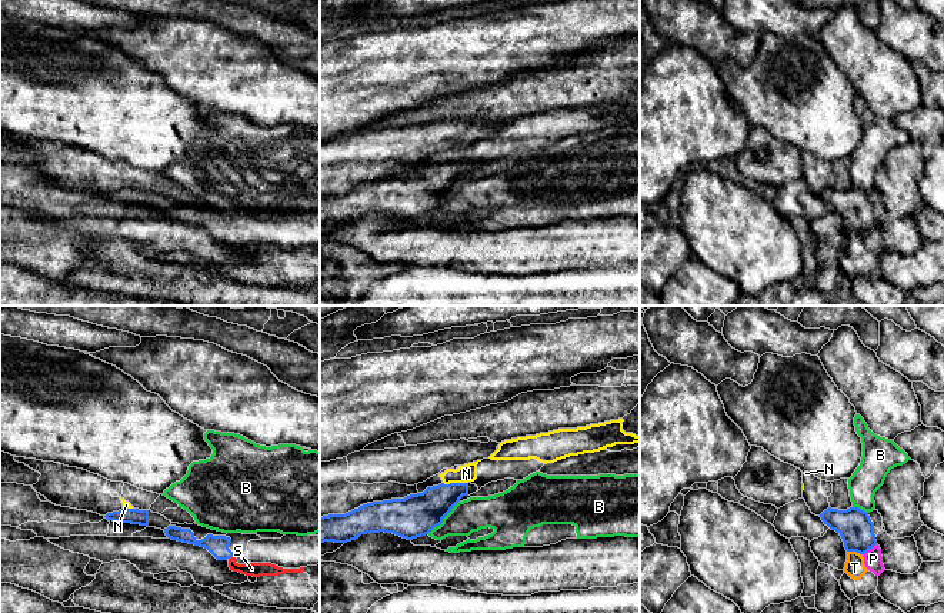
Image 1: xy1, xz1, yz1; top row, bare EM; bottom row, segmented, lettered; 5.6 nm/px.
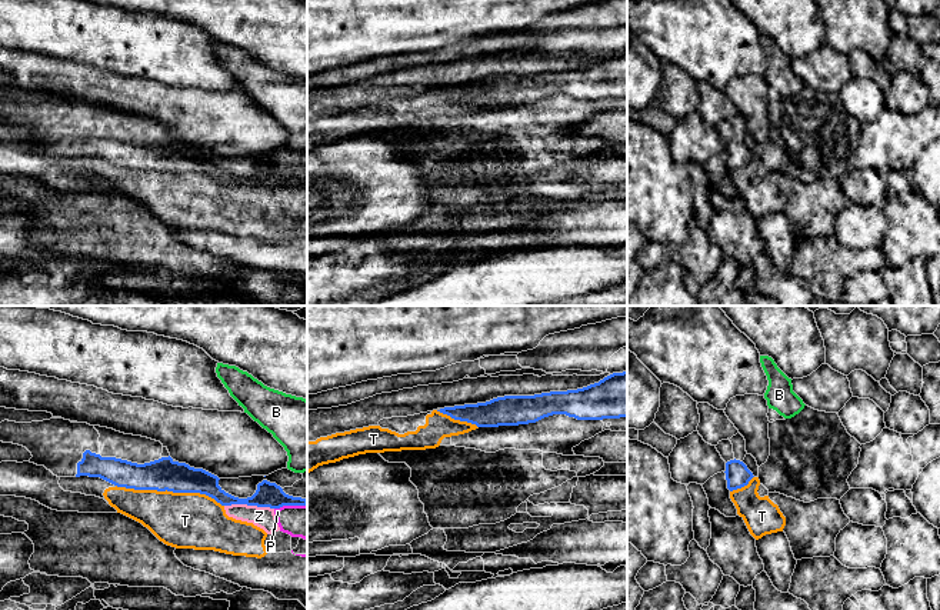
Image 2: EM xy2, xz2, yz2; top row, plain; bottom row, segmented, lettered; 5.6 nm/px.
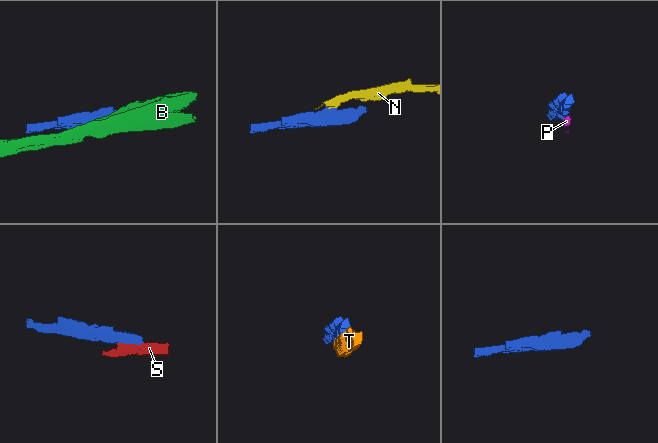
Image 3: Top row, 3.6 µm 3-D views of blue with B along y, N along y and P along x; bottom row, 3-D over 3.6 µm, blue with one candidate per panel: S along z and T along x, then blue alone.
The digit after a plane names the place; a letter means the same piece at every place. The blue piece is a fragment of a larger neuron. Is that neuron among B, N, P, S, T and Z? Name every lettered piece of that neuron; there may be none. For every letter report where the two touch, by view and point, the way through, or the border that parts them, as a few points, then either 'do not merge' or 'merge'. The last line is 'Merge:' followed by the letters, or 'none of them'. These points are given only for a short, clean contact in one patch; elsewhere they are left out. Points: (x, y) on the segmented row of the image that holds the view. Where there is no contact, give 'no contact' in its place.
B: meets blue in xz1 at (443, 517); do not merge
N: meets blue in xz1 at (456, 483); border along xz1 (443, 482), (467, 483); do not merge
P: meets blue in yz1 at (869, 549); border along yz1 (876, 543), (863, 555); do not merge
S: meets blue in xy1 at (230, 557); border along xy1 (233, 556), (229, 559); do not merge
T: meets blue in xy2 at (170, 490); do not merge
Z: meets blue in xy2 at (249, 504); border along xy2 (224, 504), (256, 504), (273, 509); do not merge
Merge: none of them

